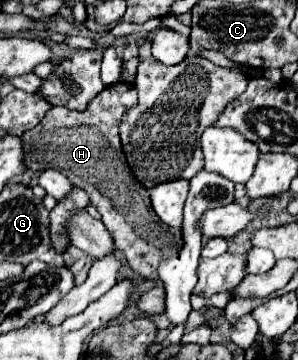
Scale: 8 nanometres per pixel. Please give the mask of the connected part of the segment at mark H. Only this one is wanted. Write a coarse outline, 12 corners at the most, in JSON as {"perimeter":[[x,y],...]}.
{"perimeter":[[134,86],[24,134],[30,170],[86,190],[130,268],[158,282],[182,228],[158,220],[124,162]]}

